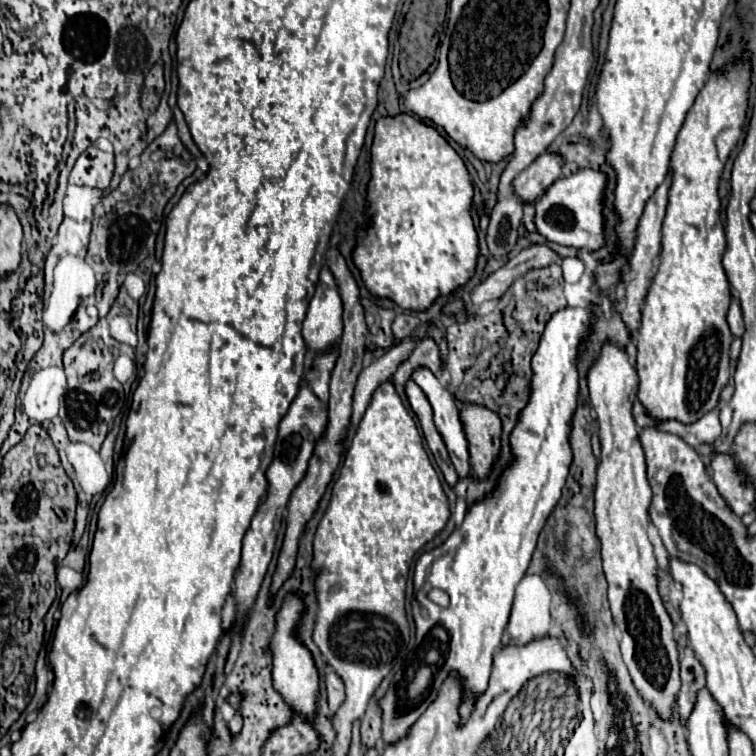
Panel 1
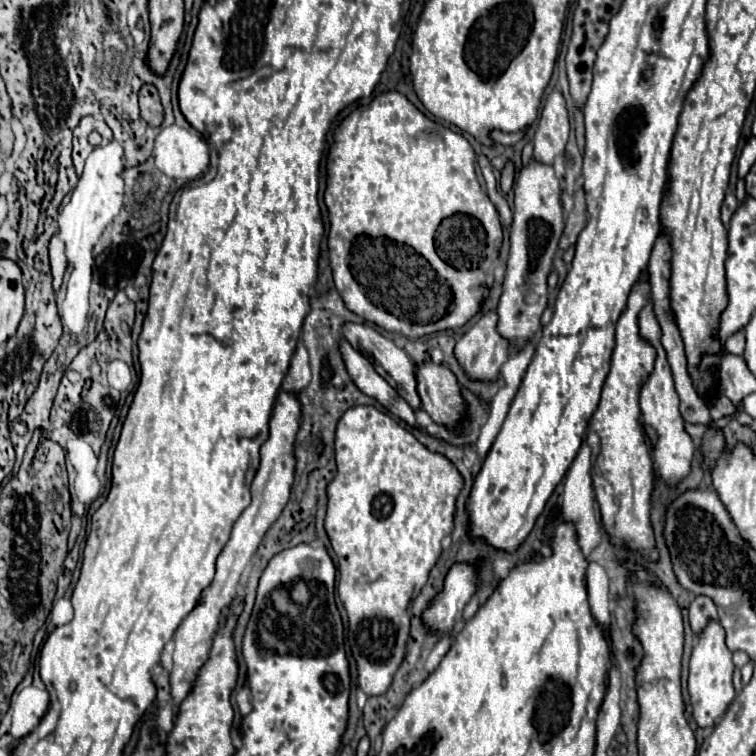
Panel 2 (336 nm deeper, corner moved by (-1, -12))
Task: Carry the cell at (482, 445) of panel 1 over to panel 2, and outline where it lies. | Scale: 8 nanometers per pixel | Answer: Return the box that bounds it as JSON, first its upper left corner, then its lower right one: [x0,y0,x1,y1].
[417,360,463,428]

